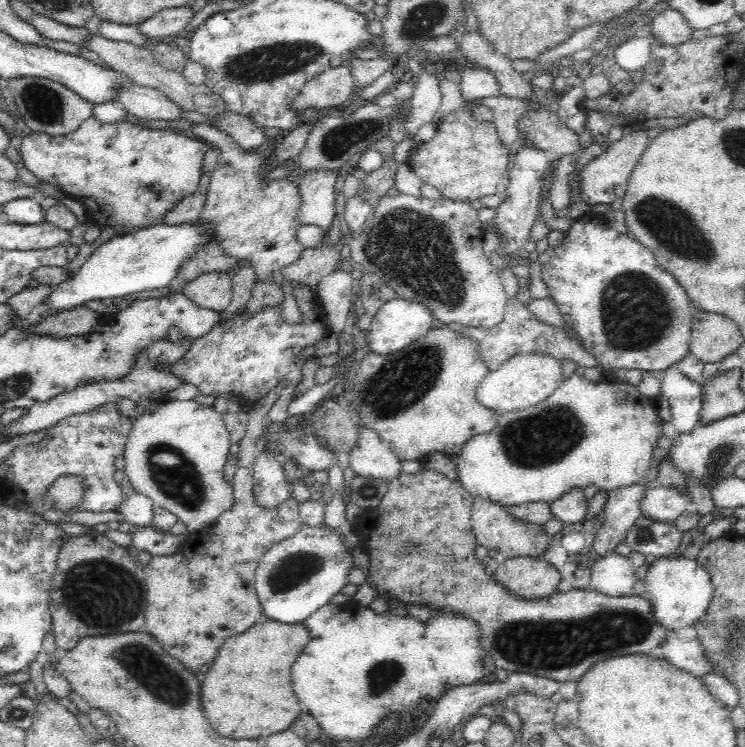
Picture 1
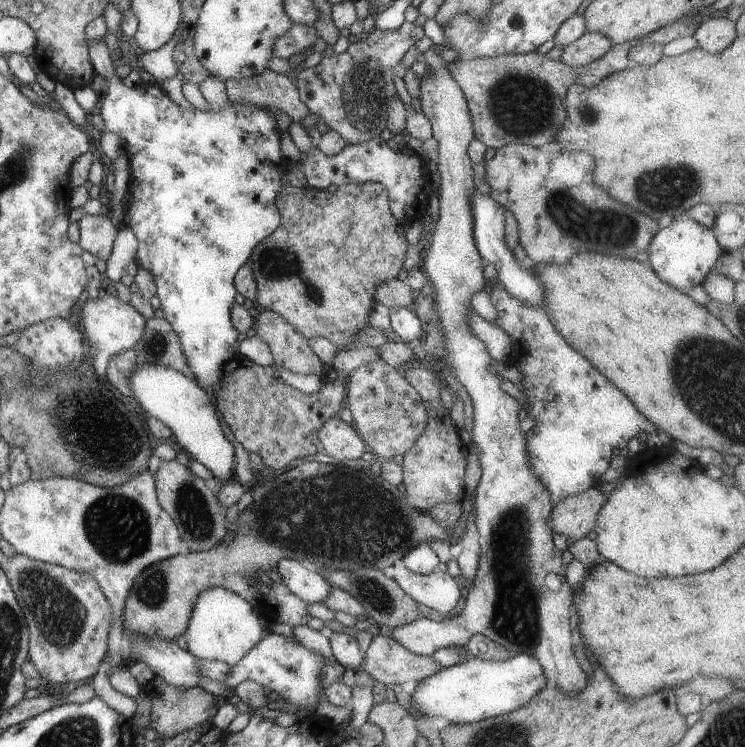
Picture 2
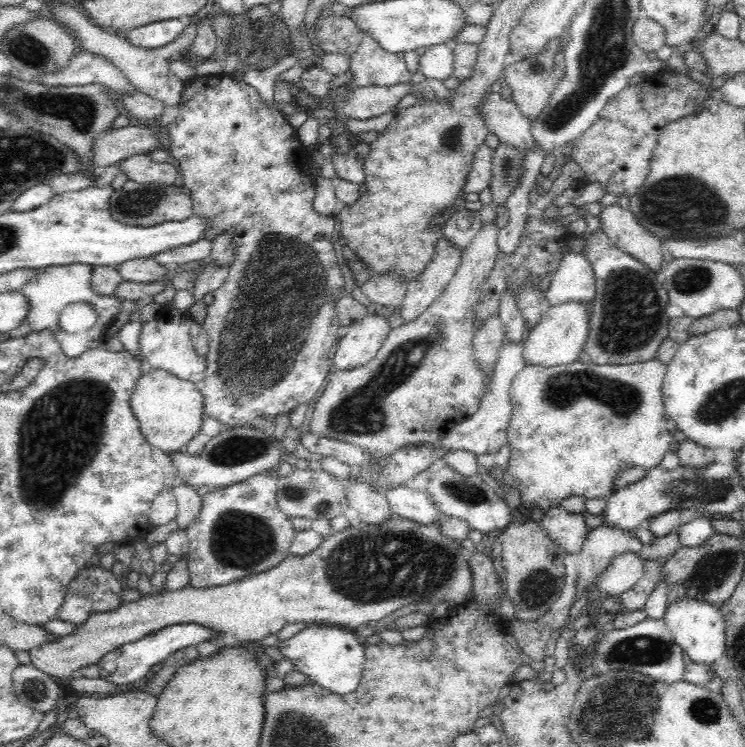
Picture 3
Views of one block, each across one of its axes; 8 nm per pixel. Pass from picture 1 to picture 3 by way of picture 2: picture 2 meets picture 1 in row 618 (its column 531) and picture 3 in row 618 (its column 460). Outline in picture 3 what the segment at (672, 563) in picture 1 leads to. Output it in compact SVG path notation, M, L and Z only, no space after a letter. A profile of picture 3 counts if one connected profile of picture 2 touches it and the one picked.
M680 599L669 603L662 619L670 631L672 641L682 648L687 660L710 666L726 654L725 620L719 607L708 602Z

